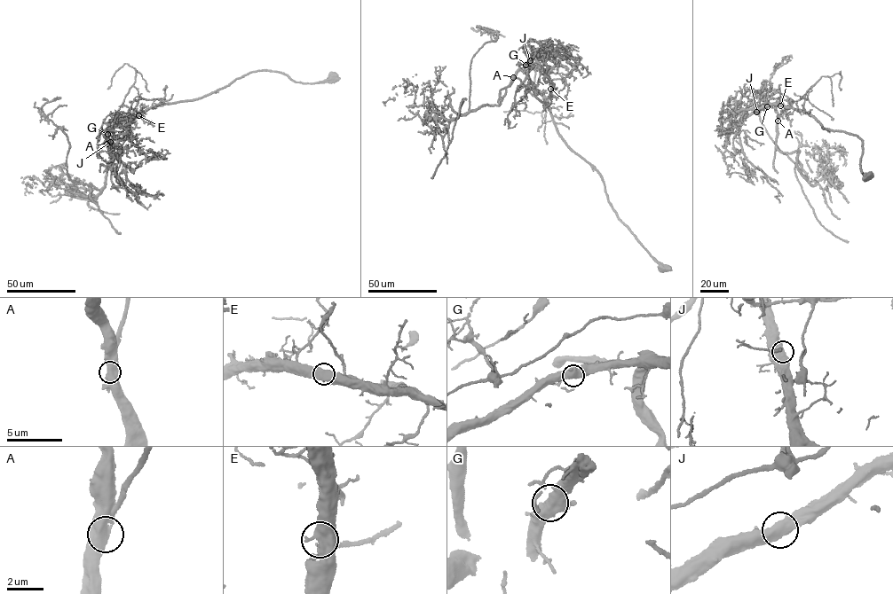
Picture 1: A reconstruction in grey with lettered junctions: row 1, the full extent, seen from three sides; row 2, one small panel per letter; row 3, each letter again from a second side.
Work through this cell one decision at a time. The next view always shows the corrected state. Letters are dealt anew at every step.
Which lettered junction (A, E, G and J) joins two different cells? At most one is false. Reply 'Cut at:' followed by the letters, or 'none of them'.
Cut at: A

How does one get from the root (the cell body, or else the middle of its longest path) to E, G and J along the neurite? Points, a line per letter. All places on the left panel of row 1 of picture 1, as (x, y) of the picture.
E: (333, 76), (328, 81), (304, 83), (293, 81), (279, 72), (252, 72), (203, 97), (157, 106), (138, 115)
G: (333, 76), (328, 81), (304, 83), (279, 72), (252, 72), (198, 98), (137, 113), (112, 126), (107, 134)
J: (333, 76), (328, 81), (304, 83), (278, 72), (249, 73), (198, 98), (136, 113), (107, 129), (110, 142)

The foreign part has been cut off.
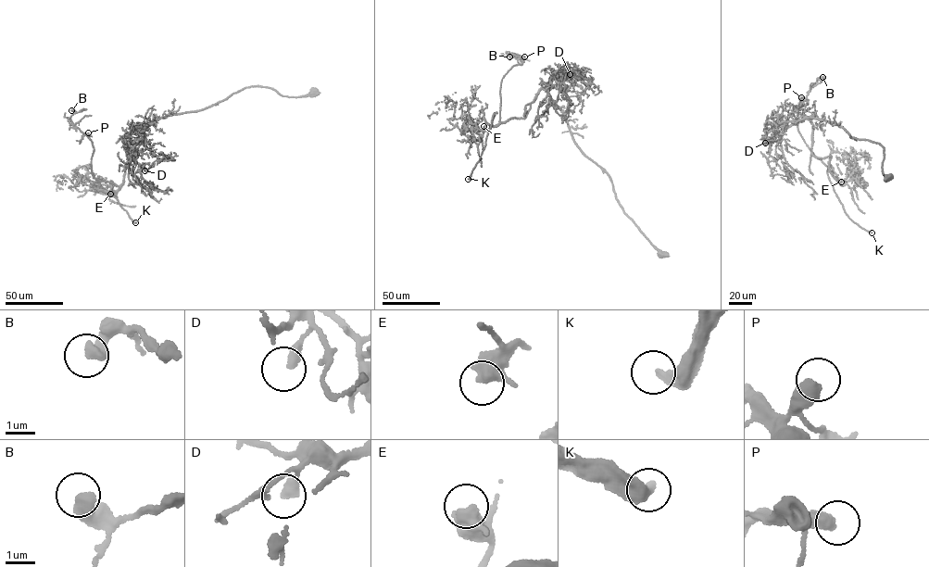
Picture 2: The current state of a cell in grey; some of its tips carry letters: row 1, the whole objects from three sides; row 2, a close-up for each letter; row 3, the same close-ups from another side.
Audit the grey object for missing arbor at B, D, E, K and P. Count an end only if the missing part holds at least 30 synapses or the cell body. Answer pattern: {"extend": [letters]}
{"extend": ["K", "P"]}

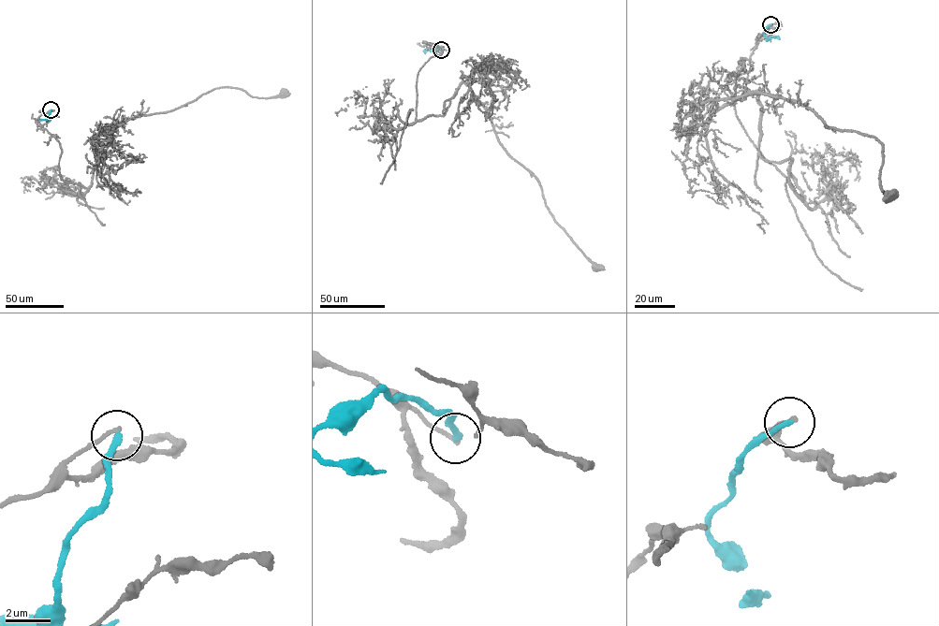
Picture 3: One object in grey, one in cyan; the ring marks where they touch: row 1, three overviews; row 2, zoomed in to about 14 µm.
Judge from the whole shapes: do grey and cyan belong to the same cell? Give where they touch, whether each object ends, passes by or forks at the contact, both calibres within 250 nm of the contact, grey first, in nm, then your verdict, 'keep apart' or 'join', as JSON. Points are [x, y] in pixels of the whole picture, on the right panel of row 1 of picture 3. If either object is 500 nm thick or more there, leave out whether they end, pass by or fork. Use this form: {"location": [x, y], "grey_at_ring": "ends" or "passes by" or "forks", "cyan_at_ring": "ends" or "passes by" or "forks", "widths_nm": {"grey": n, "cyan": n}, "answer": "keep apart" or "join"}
{"location": [770, 24], "grey_at_ring": "ends", "cyan_at_ring": "ends", "widths_nm": {"grey": 200, "cyan": 280}, "answer": "keep apart"}

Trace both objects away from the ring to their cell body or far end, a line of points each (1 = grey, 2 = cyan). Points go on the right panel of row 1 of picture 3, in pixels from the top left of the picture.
1: (770, 24), (740, 60), (735, 109), (795, 190), (791, 159), (760, 154), (762, 93), (878, 139), (891, 195)
2: (770, 24), (763, 35), (780, 39)

